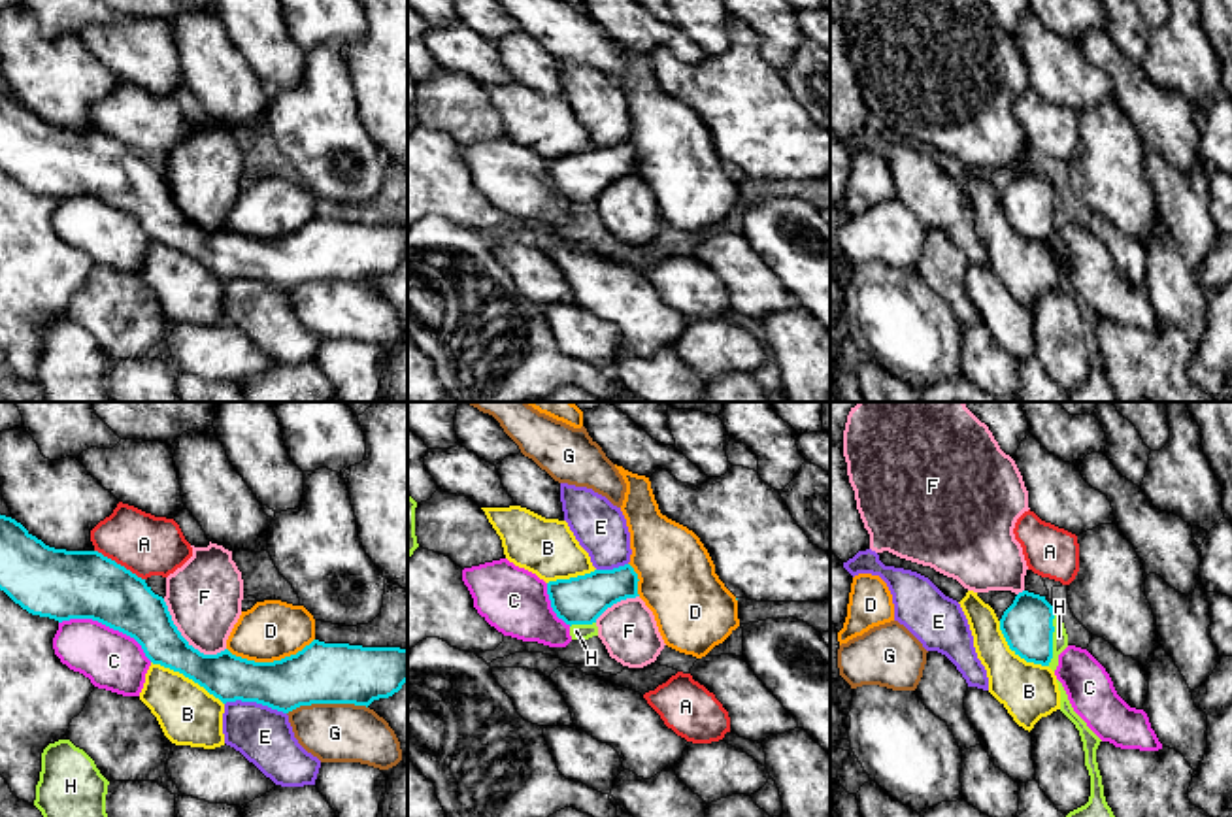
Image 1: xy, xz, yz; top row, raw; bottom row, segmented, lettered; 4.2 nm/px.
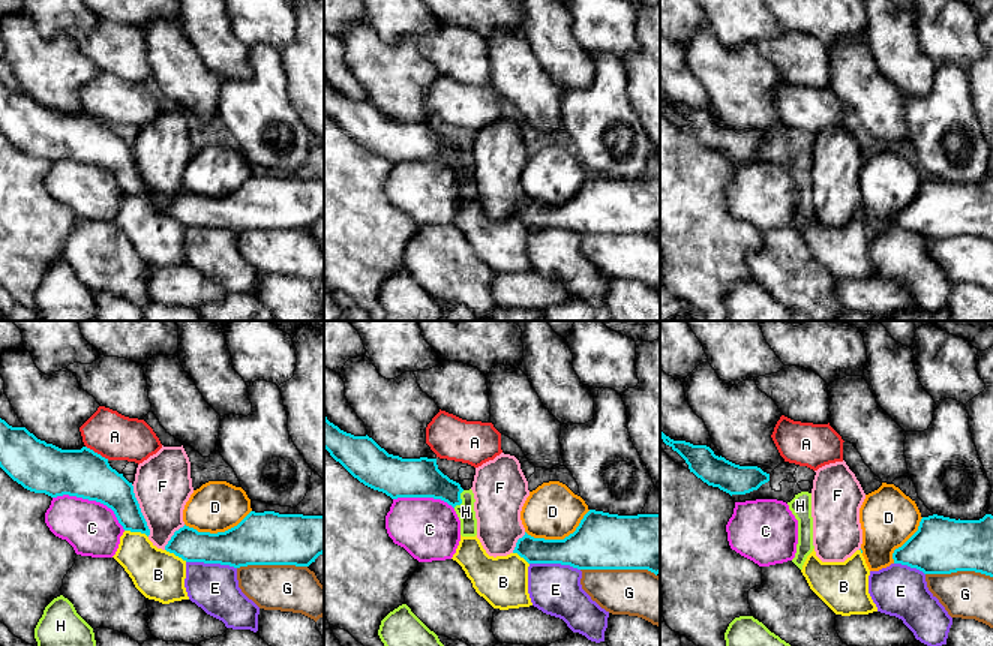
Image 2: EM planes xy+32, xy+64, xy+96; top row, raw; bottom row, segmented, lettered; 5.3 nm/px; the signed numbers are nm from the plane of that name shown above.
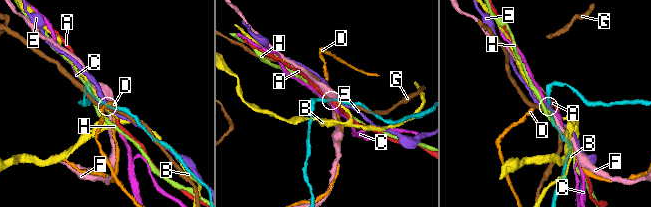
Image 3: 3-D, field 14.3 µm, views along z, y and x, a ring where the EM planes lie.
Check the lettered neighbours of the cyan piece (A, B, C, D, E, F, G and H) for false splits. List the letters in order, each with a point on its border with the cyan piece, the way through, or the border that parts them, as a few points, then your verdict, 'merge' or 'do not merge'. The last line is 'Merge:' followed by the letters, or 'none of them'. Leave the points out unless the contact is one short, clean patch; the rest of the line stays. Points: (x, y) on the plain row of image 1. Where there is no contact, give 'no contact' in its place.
A: meets cyan in xy at (119, 142); do not merge
B: meets cyan in xy at (187, 253); do not merge
C: meets cyan in xy at (108, 202); do not merge
D: meets cyan in xy at (270, 240); do not merge
E: meets cyan in xy at (255, 278); do not merge
F: meets cyan in xy at (183, 216); do not merge
G: meets cyan in xy at (327, 280); do not merge
H: meets cyan in yz at (1051, 217); border along yz (1055, 193), (1053, 234), (1048, 242); do not merge
Merge: none of them

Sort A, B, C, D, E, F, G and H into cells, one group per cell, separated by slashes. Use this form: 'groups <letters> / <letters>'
groups A / B / C / D F / E / G / H

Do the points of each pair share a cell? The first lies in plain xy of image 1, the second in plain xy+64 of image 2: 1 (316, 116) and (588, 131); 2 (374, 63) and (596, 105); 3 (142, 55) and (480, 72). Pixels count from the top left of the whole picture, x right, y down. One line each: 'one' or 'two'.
1: one
2: one
3: one

